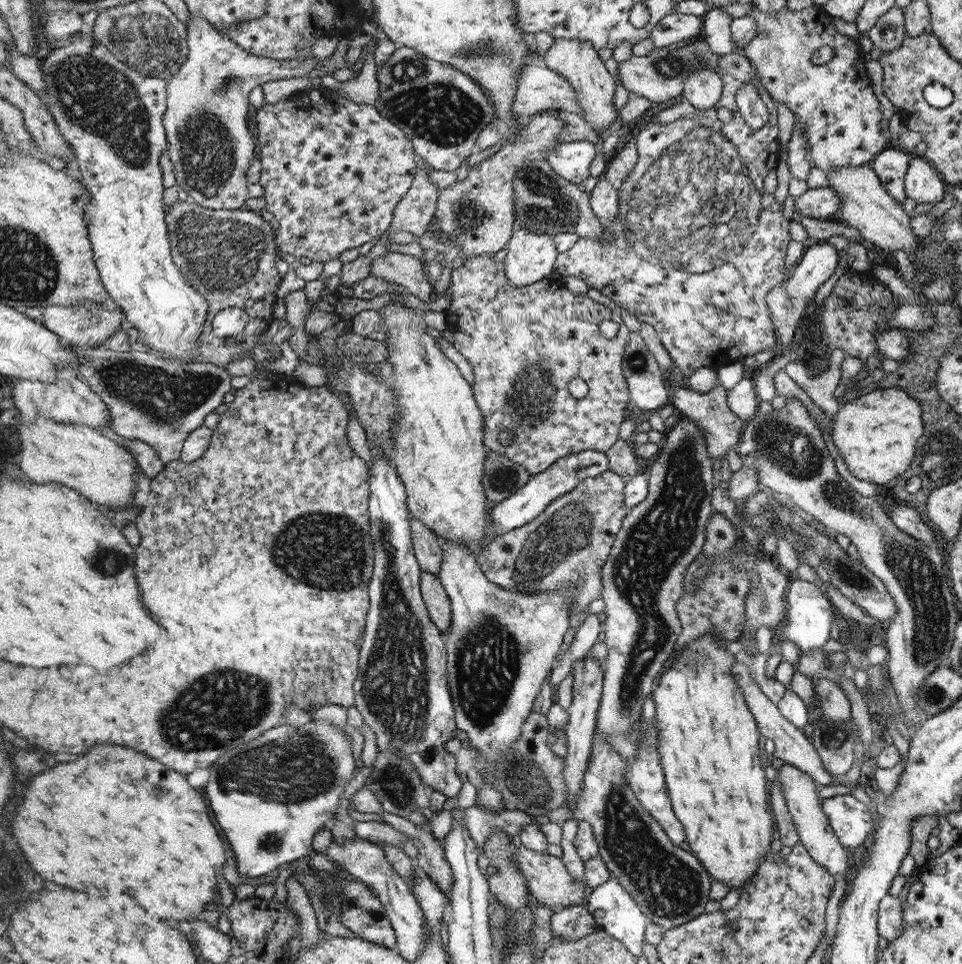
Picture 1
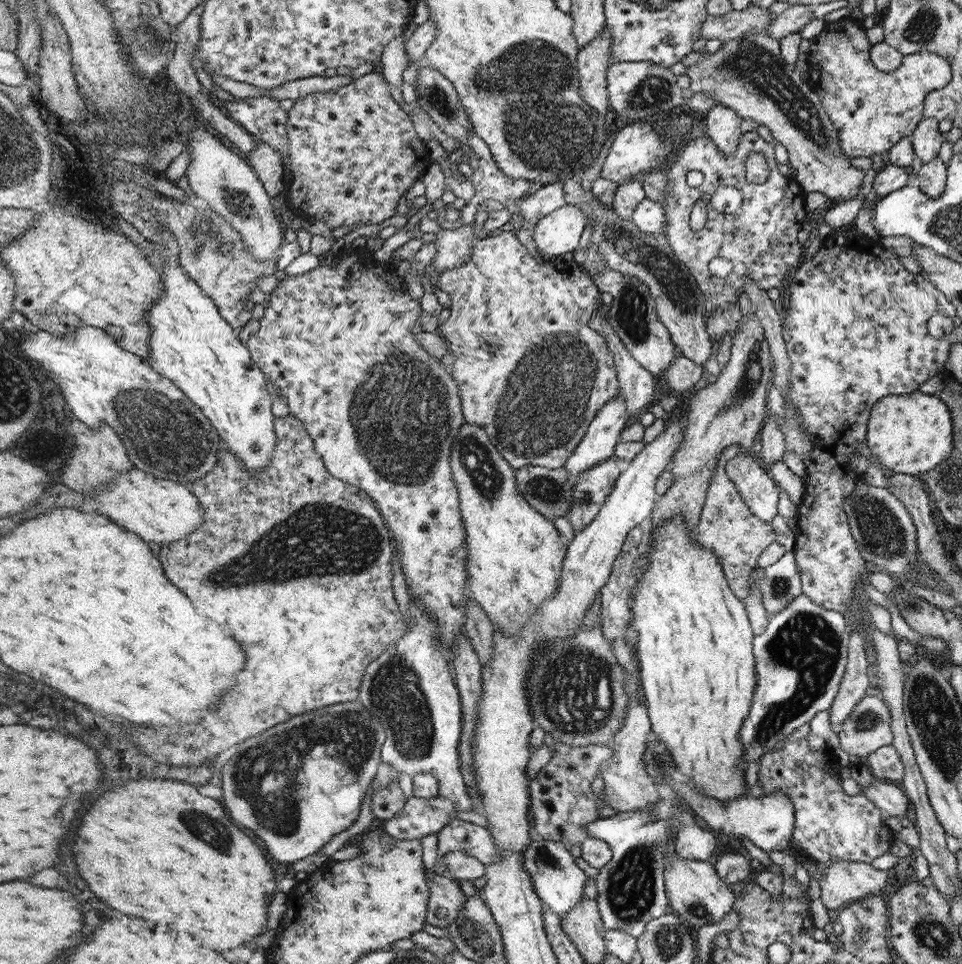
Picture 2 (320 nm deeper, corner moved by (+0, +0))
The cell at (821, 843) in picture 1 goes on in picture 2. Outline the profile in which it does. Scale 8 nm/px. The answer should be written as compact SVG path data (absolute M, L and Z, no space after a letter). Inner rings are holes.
M834 859L822 868L821 901L827 909L846 908L851 902L882 895L891 878L871 864Z

